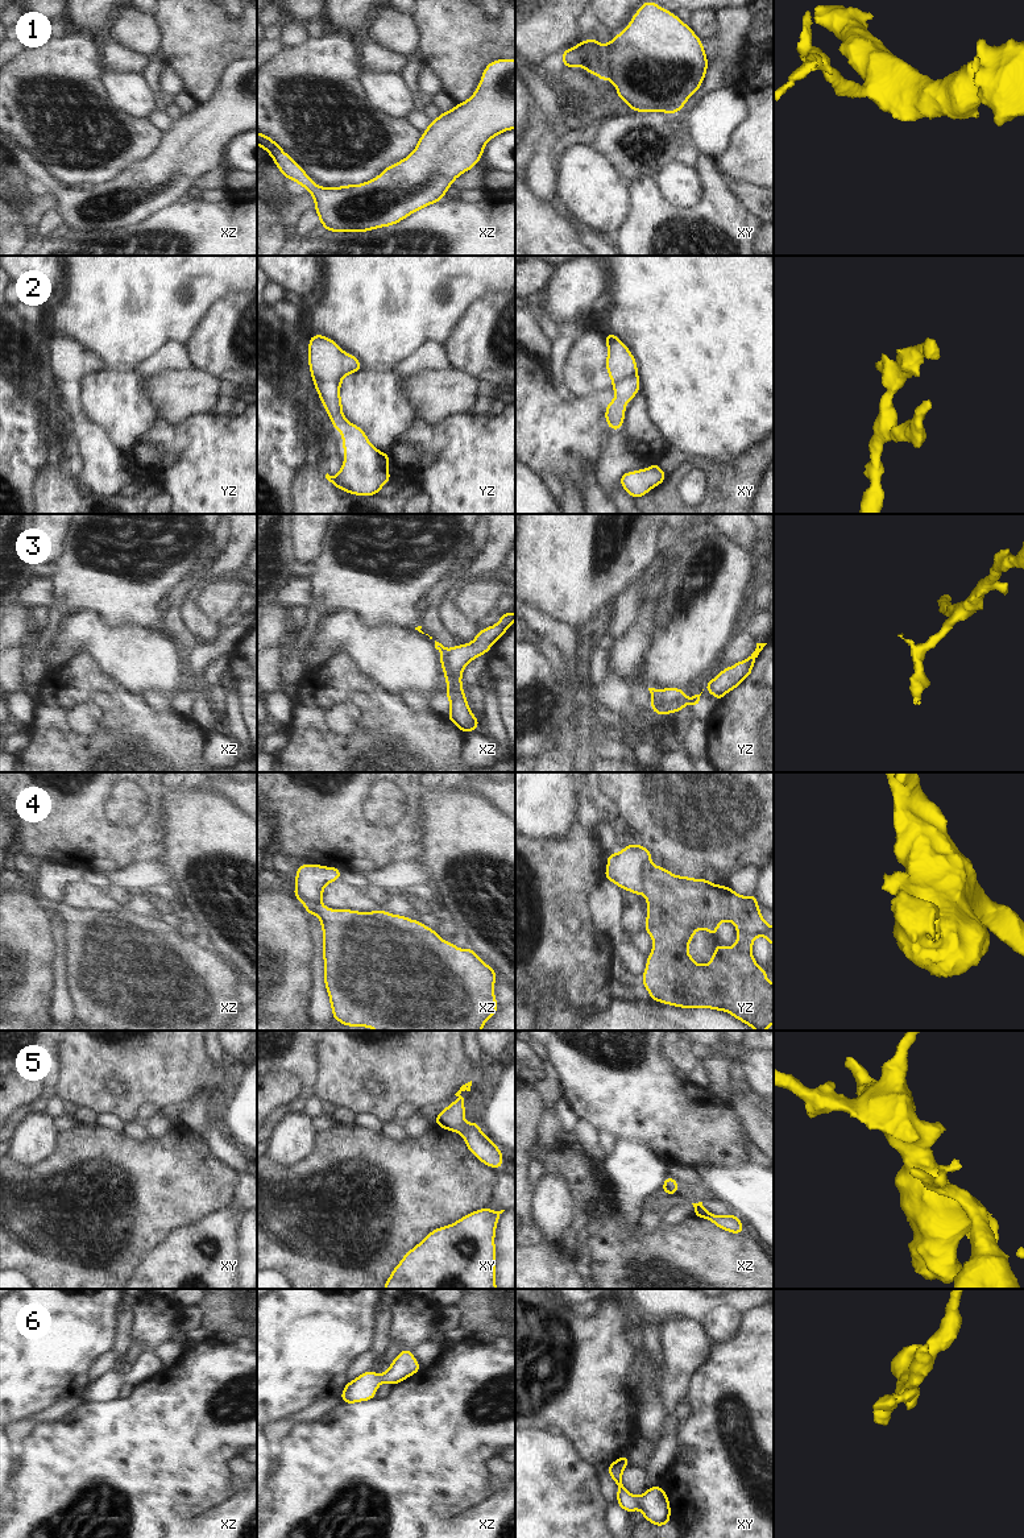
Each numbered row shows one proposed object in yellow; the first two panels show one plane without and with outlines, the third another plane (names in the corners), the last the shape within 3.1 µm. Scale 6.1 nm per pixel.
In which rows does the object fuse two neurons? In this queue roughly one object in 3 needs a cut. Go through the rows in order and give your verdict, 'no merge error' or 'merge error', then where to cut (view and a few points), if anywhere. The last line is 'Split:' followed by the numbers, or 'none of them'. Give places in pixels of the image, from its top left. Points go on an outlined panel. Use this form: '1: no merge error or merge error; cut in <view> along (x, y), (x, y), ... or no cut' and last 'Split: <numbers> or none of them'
1: no merge error; no cut
2: no merge error; no cut
3: merge error; cut in yz along (683, 700), (655, 701), (651, 705)
4: merge error; cut in yz along (649, 862), (643, 870), (643, 891)
5: no merge error; no cut
6: no merge error; no cut
Split: 3, 4

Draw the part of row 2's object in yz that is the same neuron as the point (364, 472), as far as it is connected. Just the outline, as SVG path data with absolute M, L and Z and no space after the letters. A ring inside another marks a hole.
M311 335L308 341L308 368L322 405L331 424L343 436L345 459L336 476L326 478L336 488L353 496L377 496L391 481L387 464L390 453L382 453L370 444L364 430L348 422L343 414L340 386L347 374L362 370L355 355L345 353L332 339Z

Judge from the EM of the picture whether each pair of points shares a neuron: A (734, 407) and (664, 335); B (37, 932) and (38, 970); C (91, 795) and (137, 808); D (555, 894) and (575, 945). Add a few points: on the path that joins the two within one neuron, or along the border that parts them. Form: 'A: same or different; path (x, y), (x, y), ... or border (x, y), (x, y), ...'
A: same; path (716, 393), (713, 384), (683, 353)
B: same; path (37, 941), (37, 961)
C: different; border (113, 786), (104, 804), (104, 816), (119, 828)
D: same; path (555, 907), (555, 925), (562, 932)

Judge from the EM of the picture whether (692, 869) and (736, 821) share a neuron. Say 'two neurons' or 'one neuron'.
one neuron

